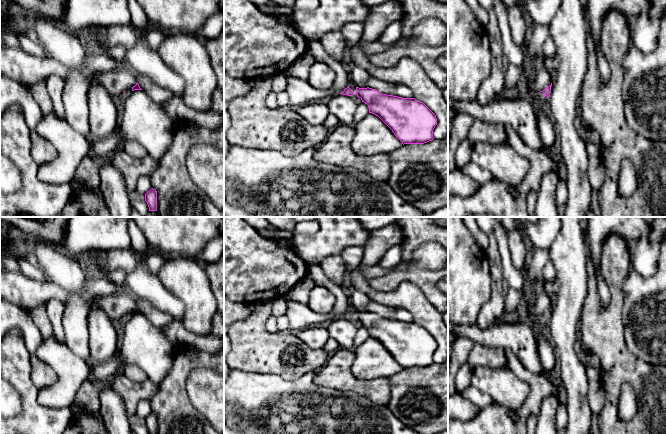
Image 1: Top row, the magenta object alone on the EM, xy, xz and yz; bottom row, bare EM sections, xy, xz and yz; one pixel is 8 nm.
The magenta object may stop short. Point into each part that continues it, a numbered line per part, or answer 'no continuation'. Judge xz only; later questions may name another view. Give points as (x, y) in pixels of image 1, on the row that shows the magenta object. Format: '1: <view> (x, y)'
1: xz (300, 92)

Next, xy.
1: xy (66, 48)

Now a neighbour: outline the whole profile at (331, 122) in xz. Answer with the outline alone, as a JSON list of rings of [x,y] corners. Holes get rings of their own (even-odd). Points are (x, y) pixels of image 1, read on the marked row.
[[[329,113],[328,117],[326,118],[324,124],[325,127],[327,127],[330,131],[334,128],[340,126],[339,119],[334,116],[333,114]]]

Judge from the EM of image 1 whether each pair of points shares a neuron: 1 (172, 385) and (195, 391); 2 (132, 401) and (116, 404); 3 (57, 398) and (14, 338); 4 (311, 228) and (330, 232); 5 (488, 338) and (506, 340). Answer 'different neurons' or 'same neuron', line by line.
1: different neurons
2: different neurons
3: different neurons
4: different neurons
5: same neuron

